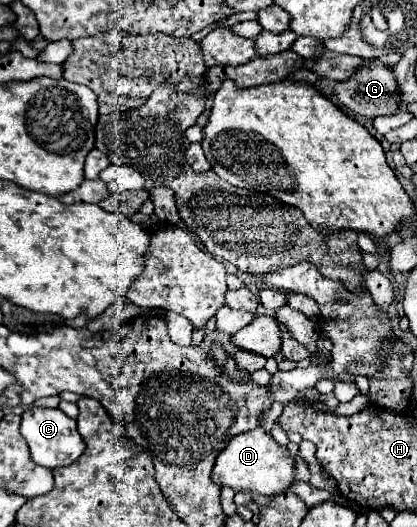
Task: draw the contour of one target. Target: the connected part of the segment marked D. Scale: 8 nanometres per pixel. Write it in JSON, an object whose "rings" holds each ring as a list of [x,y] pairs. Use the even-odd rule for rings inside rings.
{"rings":[[[255,428],[247,434],[239,434],[217,456],[213,466],[213,480],[221,486],[229,486],[235,492],[253,490],[263,496],[275,496],[285,492],[295,482],[295,458],[285,446],[279,446],[269,432]]]}

